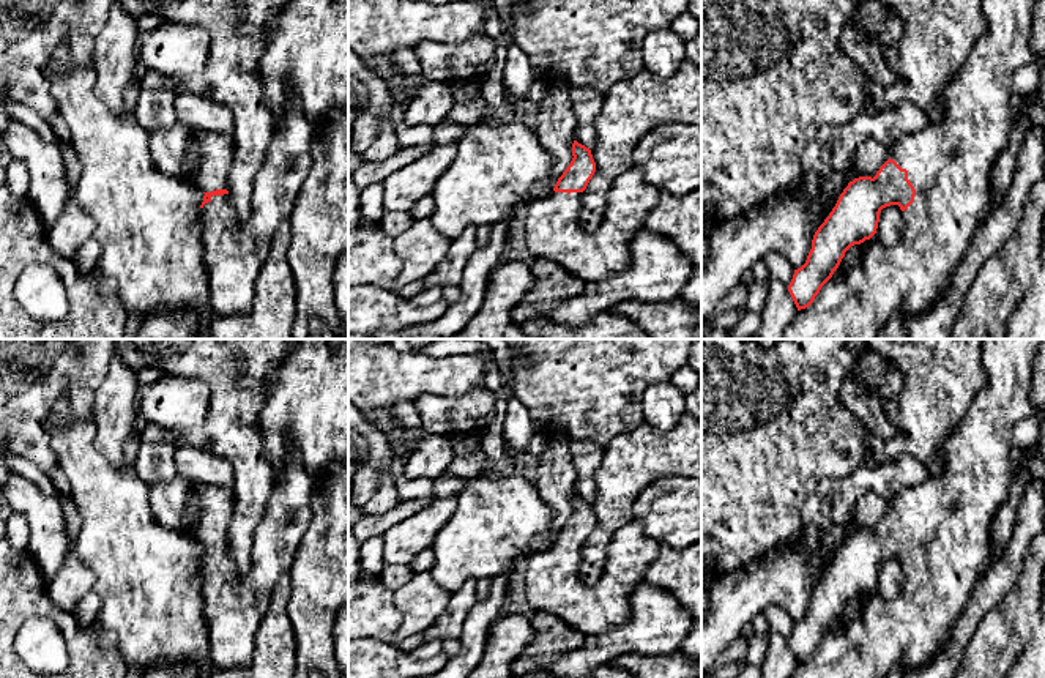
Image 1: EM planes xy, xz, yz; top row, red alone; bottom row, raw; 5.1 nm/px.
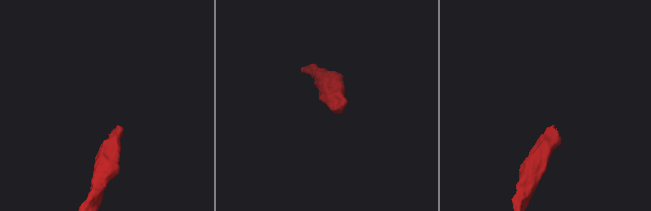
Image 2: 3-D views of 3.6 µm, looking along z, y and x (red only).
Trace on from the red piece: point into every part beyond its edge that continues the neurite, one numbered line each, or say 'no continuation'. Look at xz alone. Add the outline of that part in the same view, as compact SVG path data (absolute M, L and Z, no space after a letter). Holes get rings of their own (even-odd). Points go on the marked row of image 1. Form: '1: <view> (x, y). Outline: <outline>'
1: xz (554, 230). Outline: M630 167L615 180L605 216L593 232L582 227L582 196L583 192L553 191L547 197L531 200L523 210L526 248L536 259L552 260L577 279L607 281L629 266L632 241L659 202L660 191L642 178L640 167Z

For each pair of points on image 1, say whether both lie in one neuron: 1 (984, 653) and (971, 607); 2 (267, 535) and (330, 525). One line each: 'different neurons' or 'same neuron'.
1: different neurons
2: different neurons

